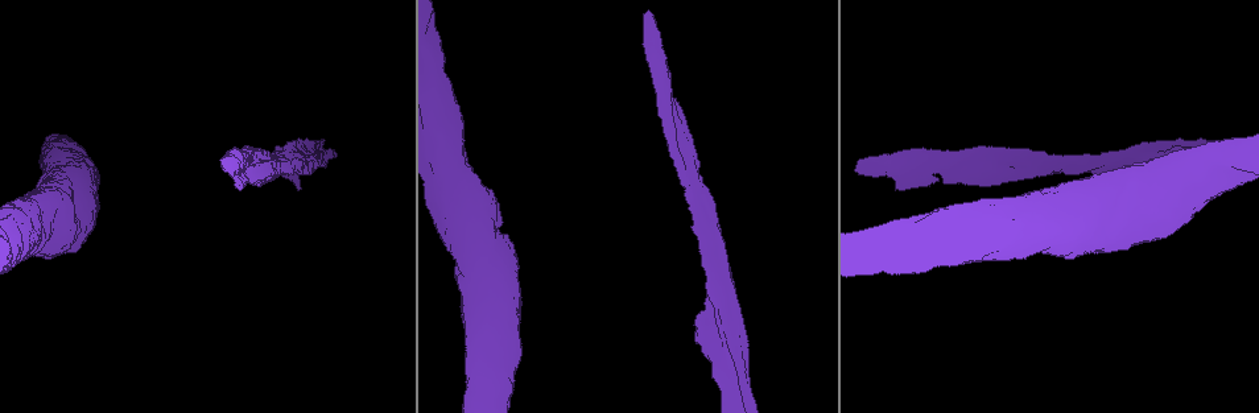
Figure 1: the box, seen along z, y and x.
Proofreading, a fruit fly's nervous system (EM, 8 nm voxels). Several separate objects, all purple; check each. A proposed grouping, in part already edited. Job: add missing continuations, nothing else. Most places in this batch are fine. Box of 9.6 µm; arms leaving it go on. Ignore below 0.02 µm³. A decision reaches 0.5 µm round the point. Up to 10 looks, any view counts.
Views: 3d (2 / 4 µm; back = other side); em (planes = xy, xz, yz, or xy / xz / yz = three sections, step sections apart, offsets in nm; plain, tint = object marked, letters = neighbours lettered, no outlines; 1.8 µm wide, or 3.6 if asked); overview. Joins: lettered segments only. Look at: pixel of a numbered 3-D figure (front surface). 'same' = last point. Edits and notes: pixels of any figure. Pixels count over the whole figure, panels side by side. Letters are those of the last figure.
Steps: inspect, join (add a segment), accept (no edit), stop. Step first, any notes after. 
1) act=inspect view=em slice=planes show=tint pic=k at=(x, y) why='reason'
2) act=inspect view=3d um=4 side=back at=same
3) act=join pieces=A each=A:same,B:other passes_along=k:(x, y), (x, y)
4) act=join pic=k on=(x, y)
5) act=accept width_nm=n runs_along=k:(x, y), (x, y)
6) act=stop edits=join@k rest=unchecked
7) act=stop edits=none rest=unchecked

act=inspect view=em um=3.6 slice=planes show=tint pic=1 at=(300, 189)

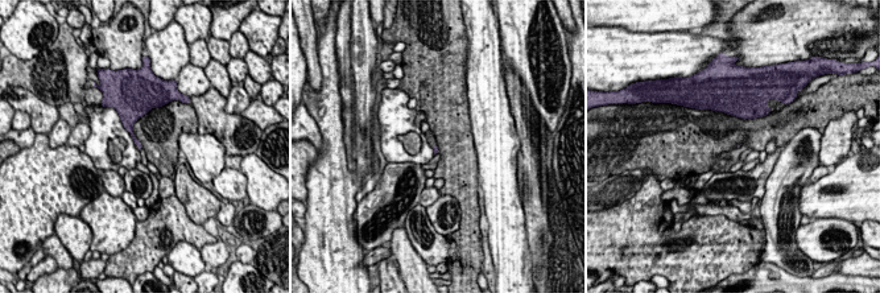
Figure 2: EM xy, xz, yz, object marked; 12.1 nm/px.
act=inspect view=em um=3.6 slice=planes show=letters at=same

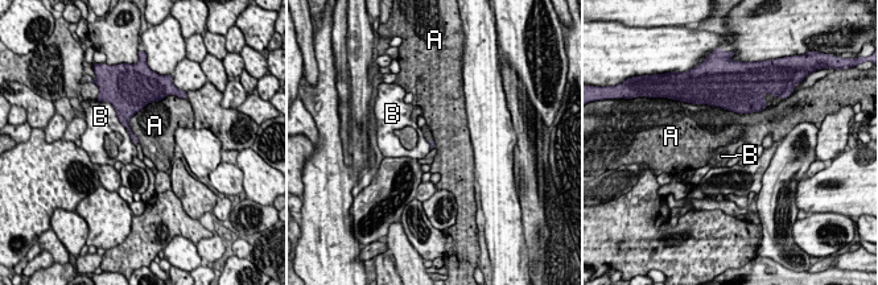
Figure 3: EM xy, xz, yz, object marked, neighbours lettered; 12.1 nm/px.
act=accept each=A:other,B:other border=3:(705, 103), (737, 112), (763, 110) found='none of them fits'

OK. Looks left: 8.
act=inspect view=3d um=2 pic=1 at=(702, 258) why='an open end'

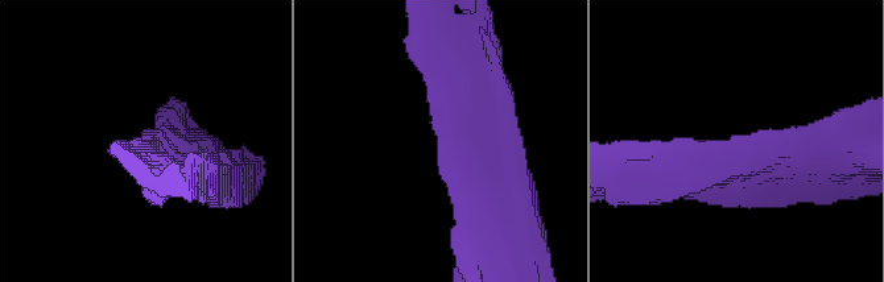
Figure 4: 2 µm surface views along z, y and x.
act=inspect view=em slice=xy step=16 show=letters pic=4 at=(743, 135) why='need the tissue'

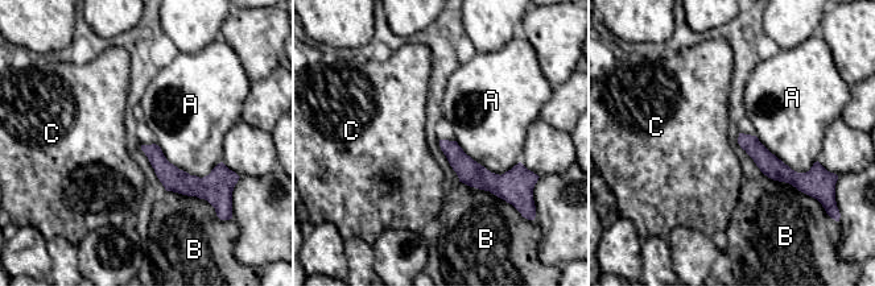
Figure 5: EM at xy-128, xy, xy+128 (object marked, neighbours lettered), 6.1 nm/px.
act=inspect view=em slice=planes show=letters at=same why='another direction'

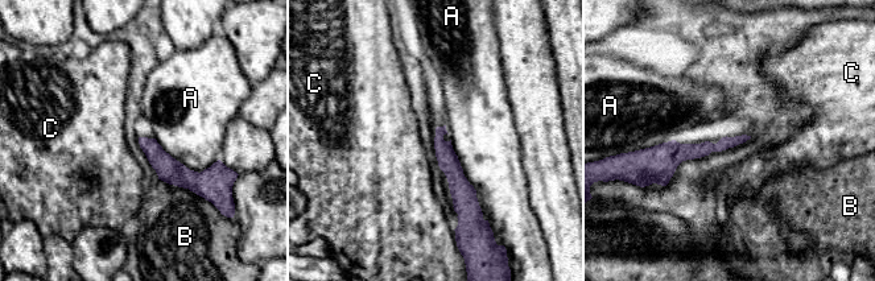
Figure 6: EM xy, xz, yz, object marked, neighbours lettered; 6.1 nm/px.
act=accept each=A:other,B:other,C:other border=6:(450, 139), (483, 217) found='none of them fits'

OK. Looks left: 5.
act=inspect view=em slice=planes show=letters pic=1 at=(242, 184) why='free end'

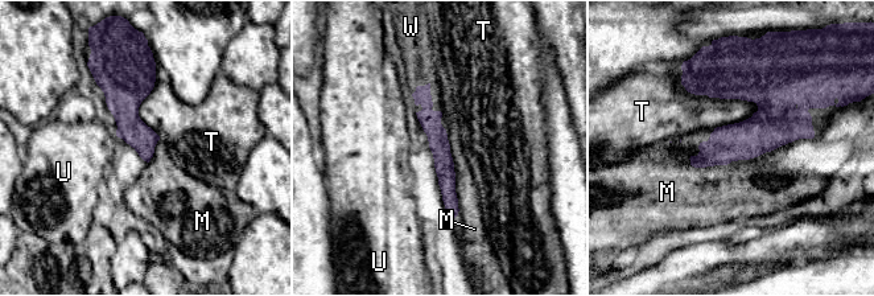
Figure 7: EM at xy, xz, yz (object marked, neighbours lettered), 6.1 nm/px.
act=join pieces=W longest_contact=M:480nm each=M:other,T:other,U:other,W:same passes_along=7:(431, 120), (419, 86), (415, 48) found='it goes on there'

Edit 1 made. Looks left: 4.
act=inspect view=overview why='redraw'

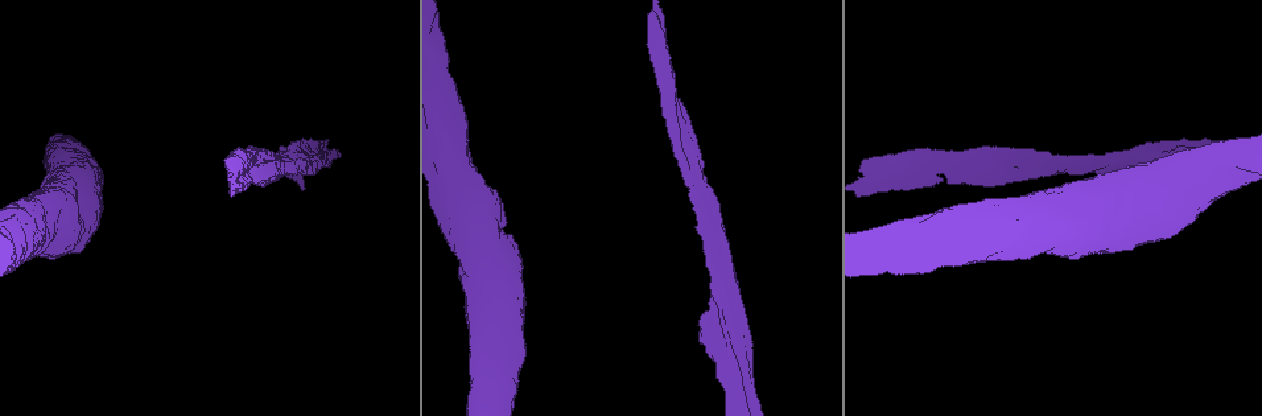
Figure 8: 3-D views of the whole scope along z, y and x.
act=inspect view=em slice=xy step=4 show=letters pic=8 at=(261, 150) why='stops while still wide'

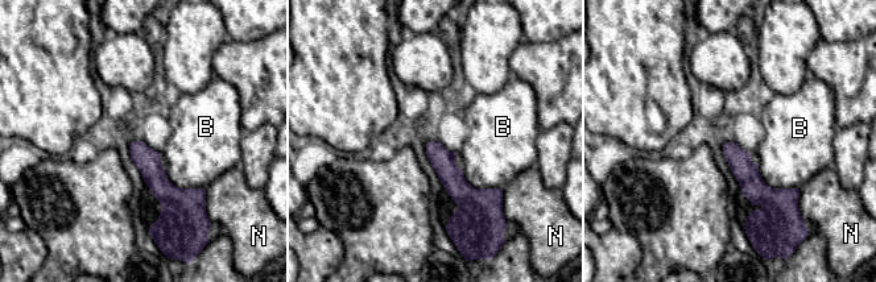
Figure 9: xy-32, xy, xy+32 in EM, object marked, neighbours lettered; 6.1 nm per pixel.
act=accept longest_contact=B:300nm each=B:other,N:other found='none of them fits'

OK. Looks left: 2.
act=stop edits=join@7 rest=unchecked

